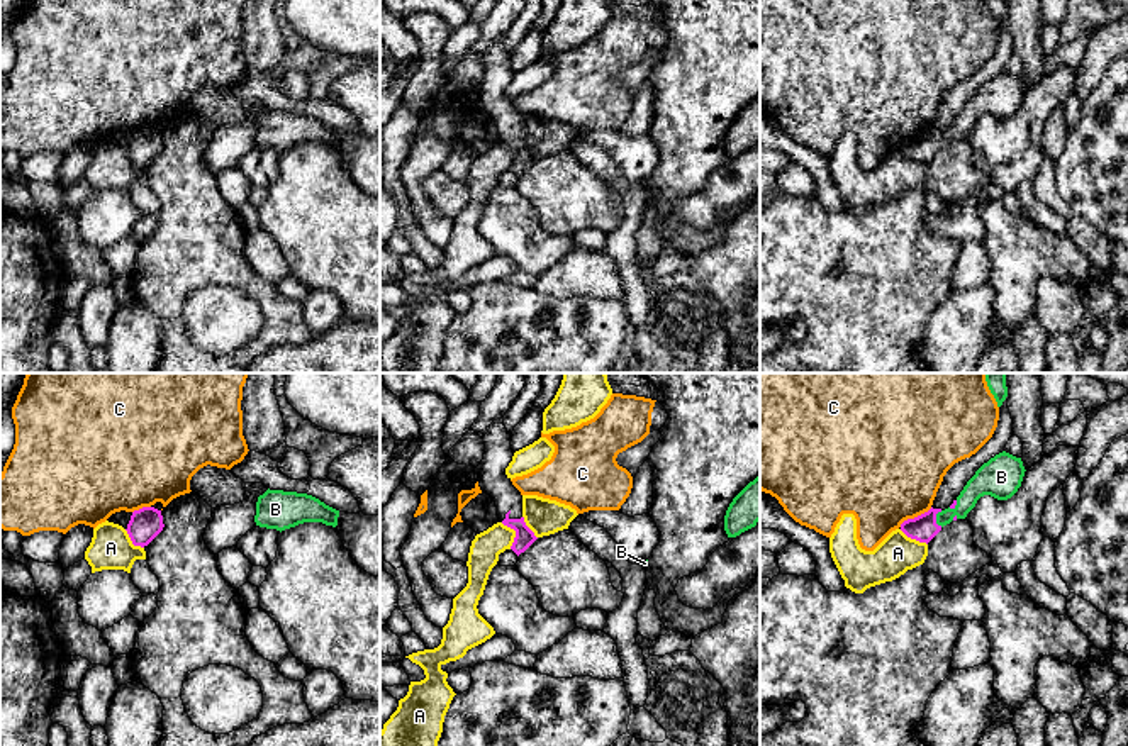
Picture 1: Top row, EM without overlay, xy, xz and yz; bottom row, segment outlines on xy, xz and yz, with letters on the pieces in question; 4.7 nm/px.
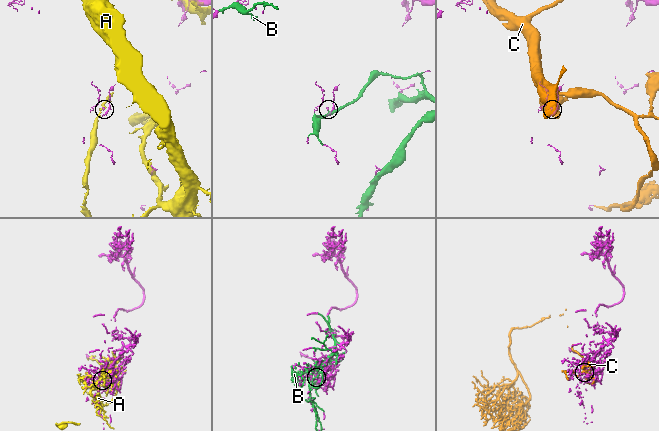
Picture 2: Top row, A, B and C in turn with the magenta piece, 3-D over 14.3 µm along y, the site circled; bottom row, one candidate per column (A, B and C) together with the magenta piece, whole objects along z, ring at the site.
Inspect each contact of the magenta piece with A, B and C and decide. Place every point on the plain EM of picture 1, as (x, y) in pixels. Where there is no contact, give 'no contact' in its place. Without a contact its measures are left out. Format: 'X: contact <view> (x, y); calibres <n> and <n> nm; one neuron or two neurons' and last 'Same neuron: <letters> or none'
A: contact xz (516, 153); calibres 90 and 140 nm; two neurons
B: contact yz (935, 138); calibres 130 and 100 nm; one neuron
C: contact yz (915, 138); calibres 130 and 480 nm; two neurons
Same neuron: B

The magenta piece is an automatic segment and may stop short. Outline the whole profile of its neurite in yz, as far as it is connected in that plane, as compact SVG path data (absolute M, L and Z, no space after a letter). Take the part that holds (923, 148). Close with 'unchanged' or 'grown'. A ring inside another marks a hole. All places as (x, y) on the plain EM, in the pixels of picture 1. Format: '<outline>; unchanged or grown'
M1002 71L975 92L948 129L931 127L928 132L904 141L901 151L907 158L928 164L943 146L957 139L965 139L980 117L1011 119L1021 107L1025 92L1021 78Z; grown

